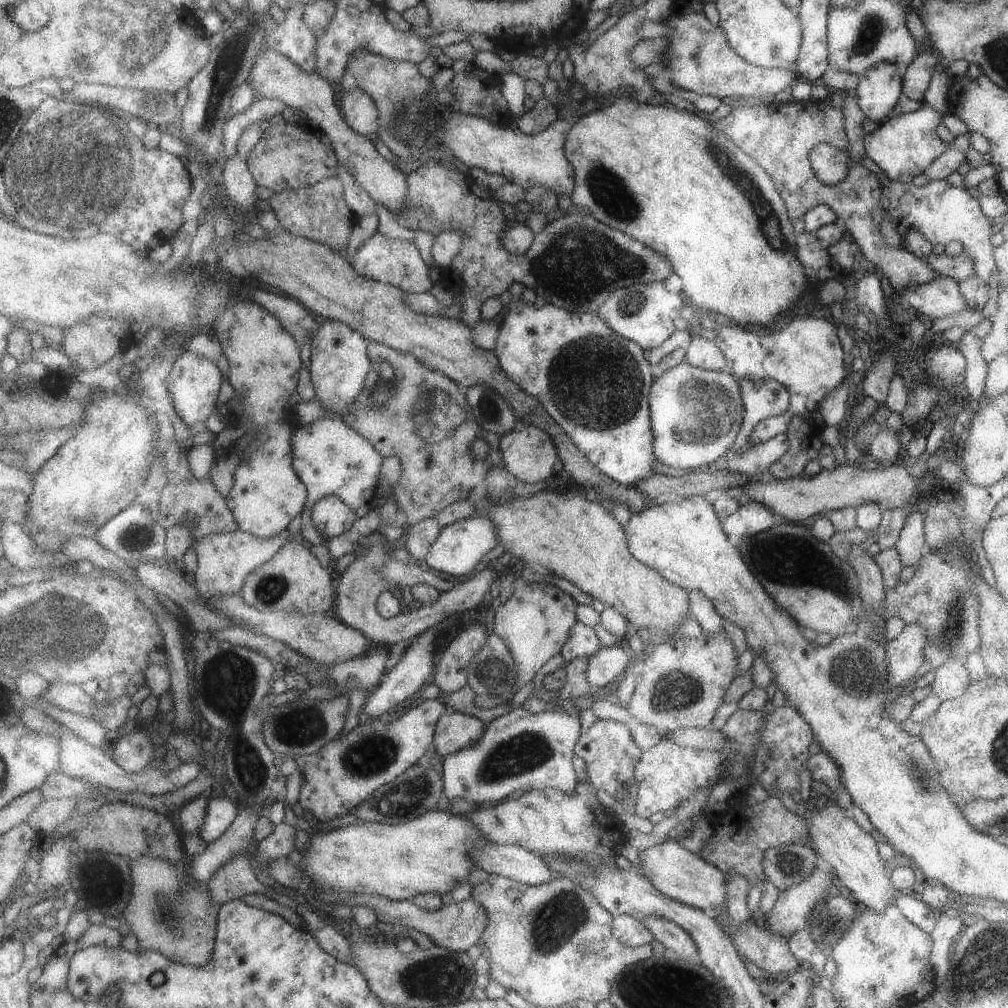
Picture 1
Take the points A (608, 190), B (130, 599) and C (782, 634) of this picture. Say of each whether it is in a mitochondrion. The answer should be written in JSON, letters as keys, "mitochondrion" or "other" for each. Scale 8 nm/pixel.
{"A":"mitochondrion","B":"other","C":"other"}

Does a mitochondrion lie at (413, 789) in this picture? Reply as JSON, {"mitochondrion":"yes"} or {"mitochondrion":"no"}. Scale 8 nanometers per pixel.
{"mitochondrion":"yes"}

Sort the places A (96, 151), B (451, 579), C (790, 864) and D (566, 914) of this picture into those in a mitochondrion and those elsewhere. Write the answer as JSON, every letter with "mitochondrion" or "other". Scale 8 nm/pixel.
{"A":"mitochondrion","B":"other","C":"mitochondrion","D":"mitochondrion"}

